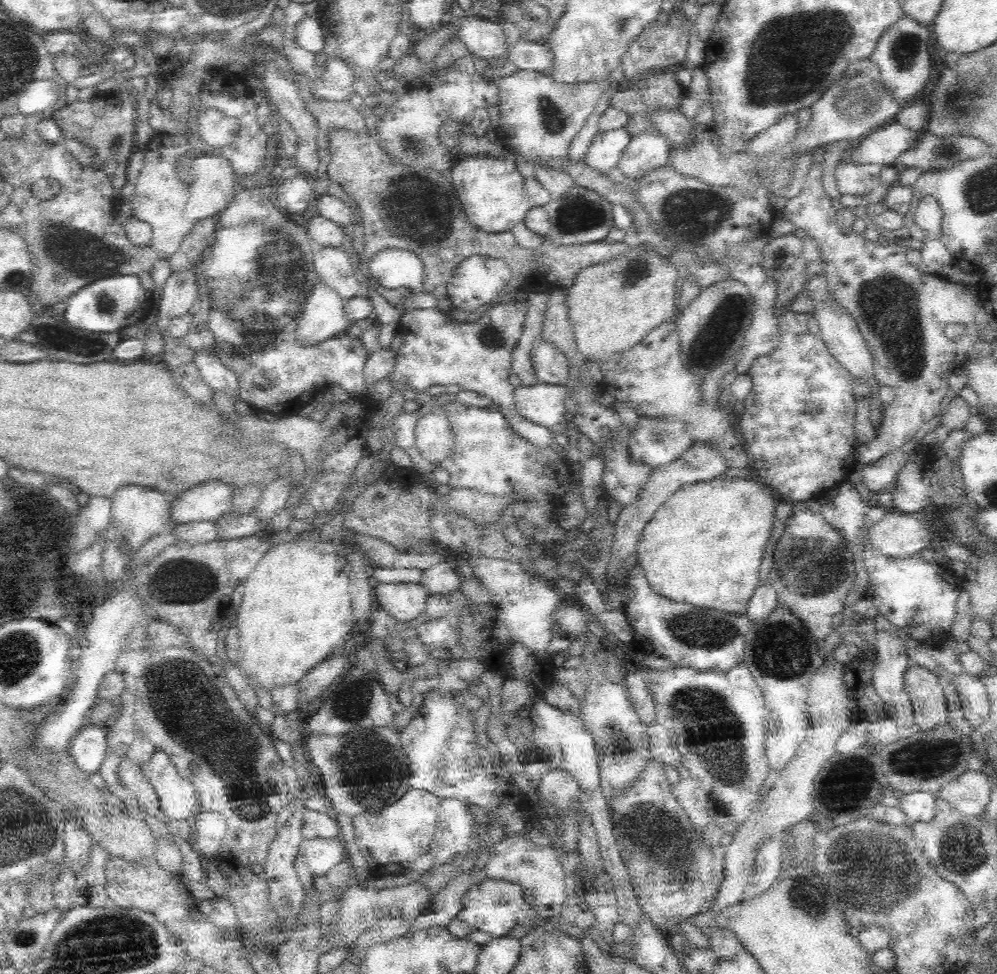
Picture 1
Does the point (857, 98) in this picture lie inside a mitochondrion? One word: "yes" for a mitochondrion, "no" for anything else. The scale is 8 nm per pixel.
yes

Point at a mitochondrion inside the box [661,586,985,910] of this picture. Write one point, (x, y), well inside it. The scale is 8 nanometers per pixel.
(708, 723)

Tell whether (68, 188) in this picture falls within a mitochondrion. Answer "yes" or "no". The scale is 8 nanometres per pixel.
no

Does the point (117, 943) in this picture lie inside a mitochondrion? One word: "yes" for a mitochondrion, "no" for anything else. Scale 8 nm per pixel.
yes

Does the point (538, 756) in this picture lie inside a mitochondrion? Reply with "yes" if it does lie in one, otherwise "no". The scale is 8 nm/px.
no

